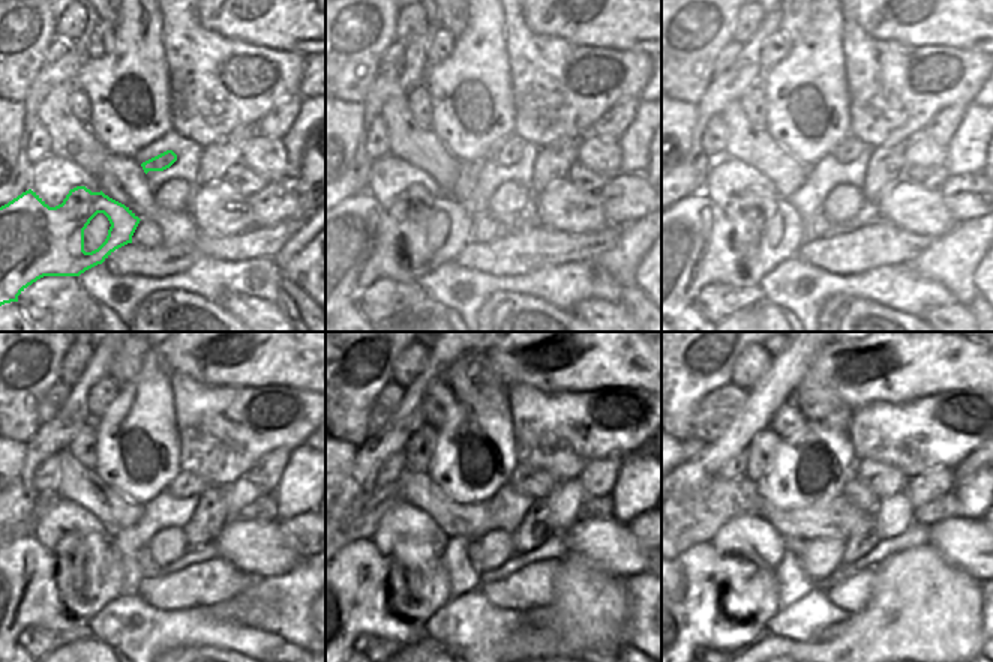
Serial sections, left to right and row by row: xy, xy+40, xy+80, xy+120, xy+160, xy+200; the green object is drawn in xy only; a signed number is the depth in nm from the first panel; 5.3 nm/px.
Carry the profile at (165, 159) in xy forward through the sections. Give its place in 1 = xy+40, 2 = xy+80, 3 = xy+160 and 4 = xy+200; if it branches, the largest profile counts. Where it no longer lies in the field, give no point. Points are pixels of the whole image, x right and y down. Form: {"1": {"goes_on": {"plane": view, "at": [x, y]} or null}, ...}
{"1": {"goes_on": {"plane": "xy+40", "at": [510, 152]}}, "2": {"goes_on": {"plane": "xy+80", "at": [849, 149]}}, "3": {"goes_on": {"plane": "xy+160", "at": [534, 487]}}, "4": {"goes_on": {"plane": "xy+200", "at": [872, 482]}}}

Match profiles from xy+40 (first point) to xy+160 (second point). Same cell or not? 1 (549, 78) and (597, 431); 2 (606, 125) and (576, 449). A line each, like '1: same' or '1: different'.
1: same
2: different

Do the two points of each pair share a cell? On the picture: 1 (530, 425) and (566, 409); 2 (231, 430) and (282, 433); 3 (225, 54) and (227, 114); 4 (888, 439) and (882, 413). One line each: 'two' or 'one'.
1: one
2: one
3: one
4: one

